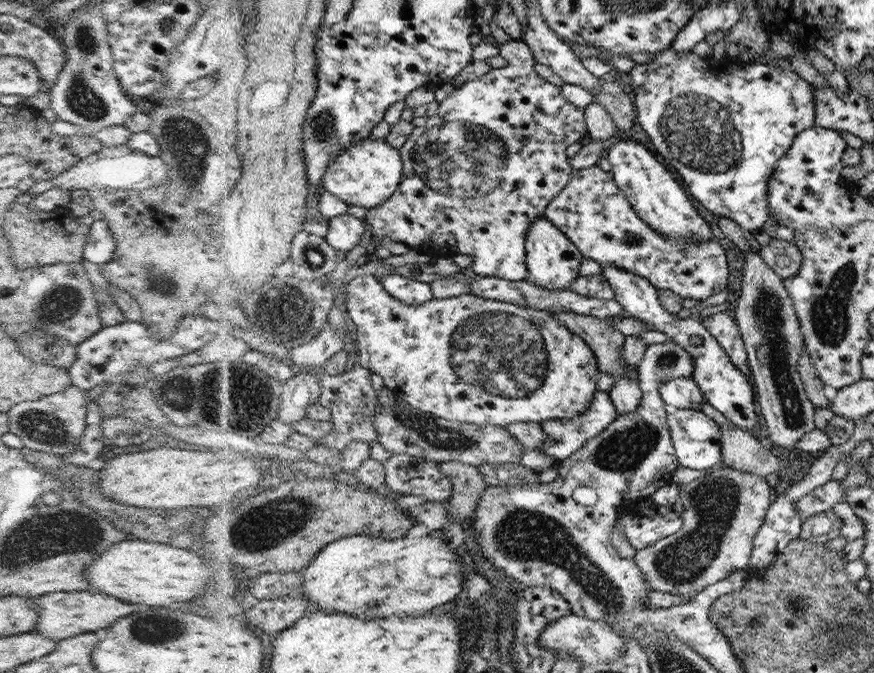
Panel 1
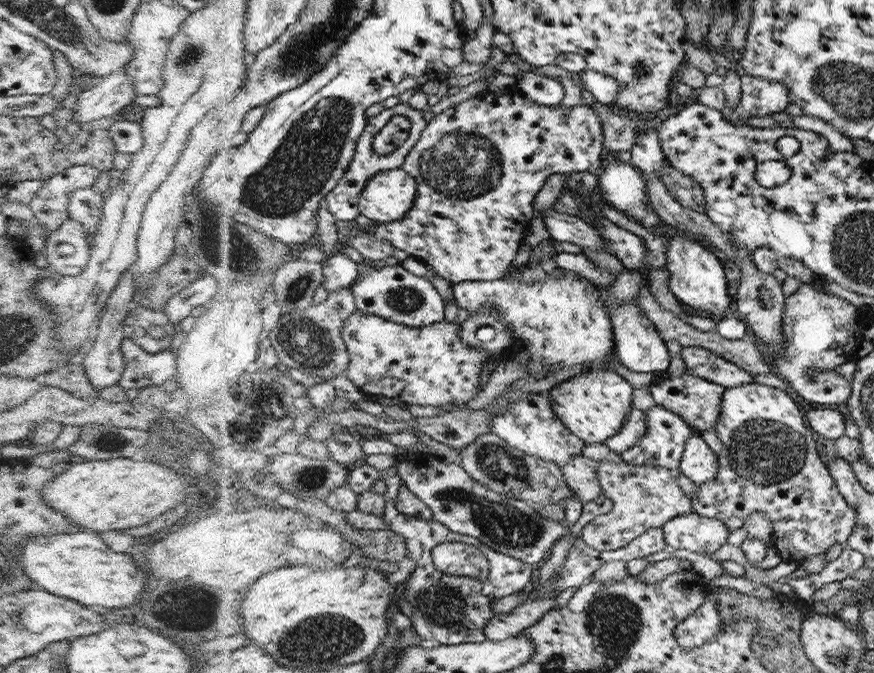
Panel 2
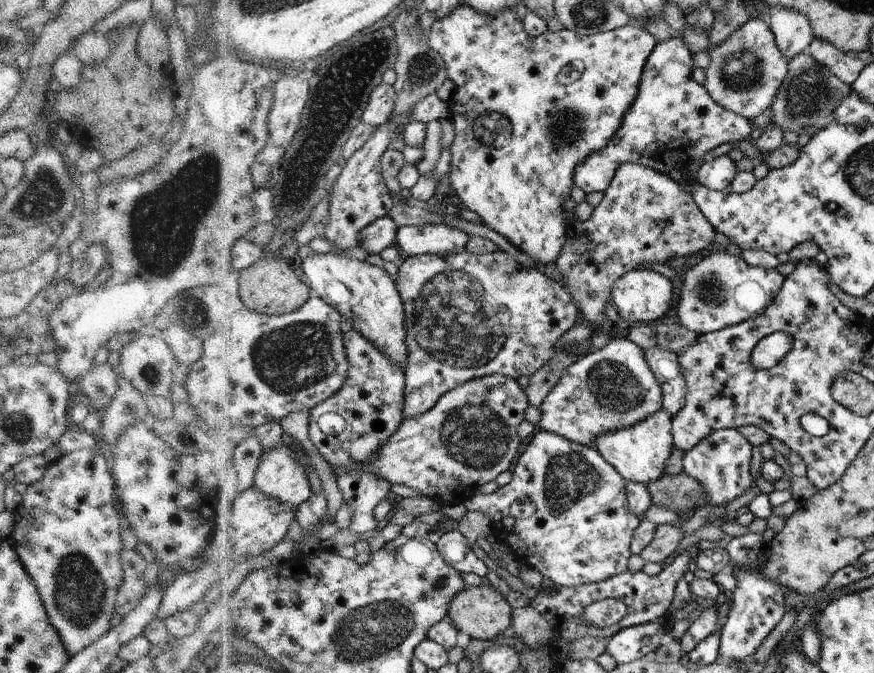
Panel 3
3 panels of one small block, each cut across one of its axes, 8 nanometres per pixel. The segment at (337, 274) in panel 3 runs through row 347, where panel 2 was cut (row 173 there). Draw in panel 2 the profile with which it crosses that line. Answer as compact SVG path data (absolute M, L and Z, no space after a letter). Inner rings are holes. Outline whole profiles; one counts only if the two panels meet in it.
M388 169L370 180L361 197L362 215L378 224L402 221L413 211L419 185L406 170Z

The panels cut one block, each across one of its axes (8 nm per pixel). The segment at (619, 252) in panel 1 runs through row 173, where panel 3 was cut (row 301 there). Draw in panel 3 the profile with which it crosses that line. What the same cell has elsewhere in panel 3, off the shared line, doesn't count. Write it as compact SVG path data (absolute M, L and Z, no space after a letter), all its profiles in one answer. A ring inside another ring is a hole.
M625 163L615 173L609 188L604 191L602 202L593 208L588 221L580 221L575 211L579 204L576 200L568 200L567 222L569 238L564 244L562 254L556 261L557 268L563 275L564 288L580 308L582 318L596 327L609 324L604 308L612 300L612 286L629 271L635 270L640 264L652 262L666 263L675 256L688 256L700 250L711 250L716 234L714 226L704 217L693 197L670 175L635 163Z

